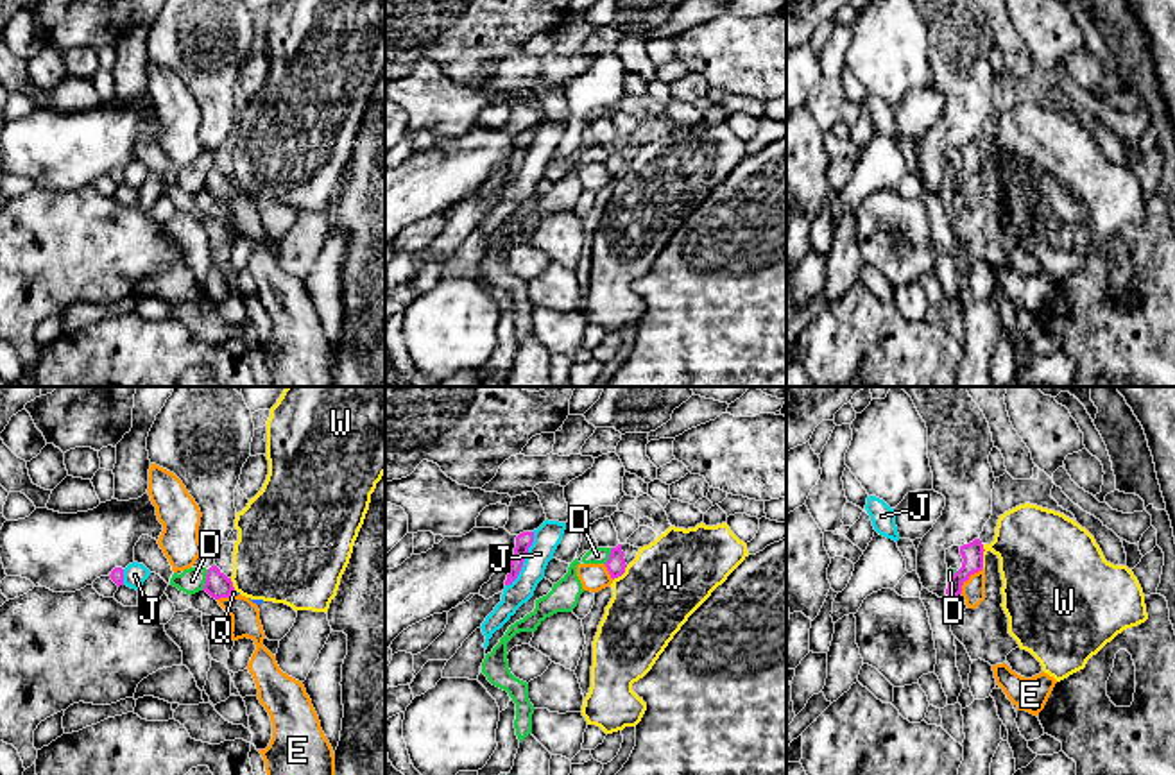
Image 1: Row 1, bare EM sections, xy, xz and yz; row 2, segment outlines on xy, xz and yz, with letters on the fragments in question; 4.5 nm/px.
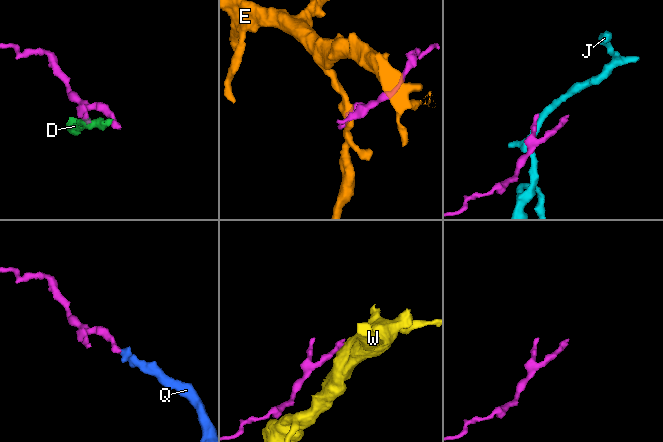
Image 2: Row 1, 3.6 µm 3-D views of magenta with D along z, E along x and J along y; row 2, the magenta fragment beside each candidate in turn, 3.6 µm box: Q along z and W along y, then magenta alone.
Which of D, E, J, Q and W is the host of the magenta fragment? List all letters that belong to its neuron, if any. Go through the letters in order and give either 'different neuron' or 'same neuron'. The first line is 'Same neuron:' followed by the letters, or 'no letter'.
Same neuron: Q
D: different neuron
E: different neuron
J: different neuron
Q: same neuron
W: different neuron

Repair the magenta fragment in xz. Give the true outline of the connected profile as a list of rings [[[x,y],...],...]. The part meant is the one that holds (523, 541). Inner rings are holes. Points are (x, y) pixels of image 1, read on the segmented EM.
[[[523,532],[516,537],[516,548],[512,560],[509,564],[509,575],[505,585],[510,585],[518,578],[532,542],[534,542],[534,532]]]

